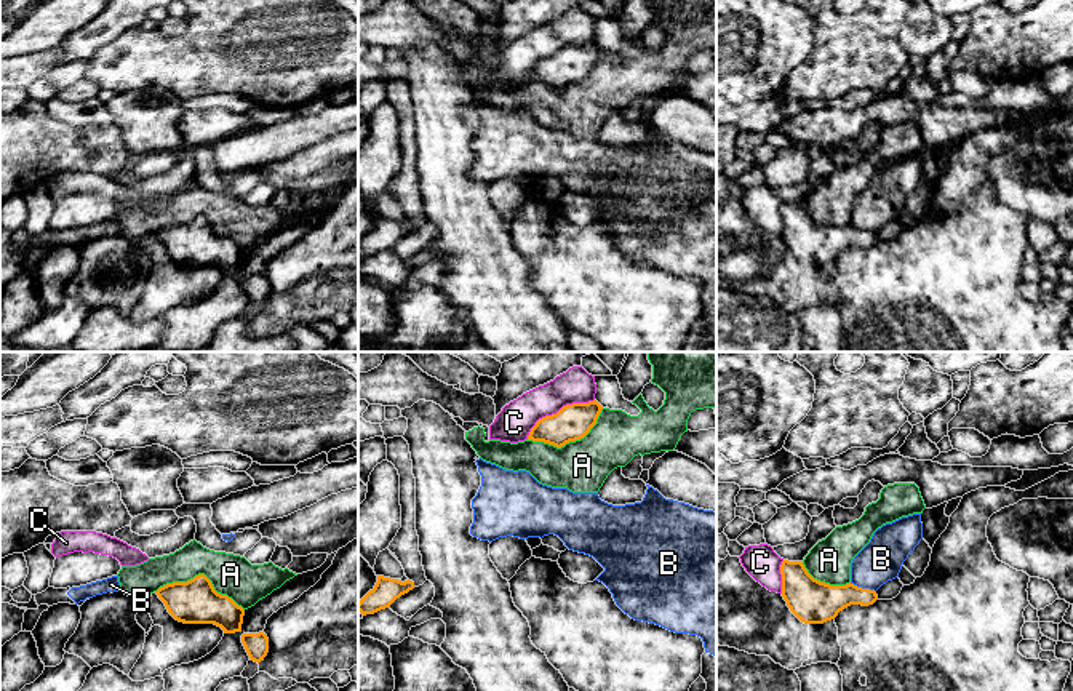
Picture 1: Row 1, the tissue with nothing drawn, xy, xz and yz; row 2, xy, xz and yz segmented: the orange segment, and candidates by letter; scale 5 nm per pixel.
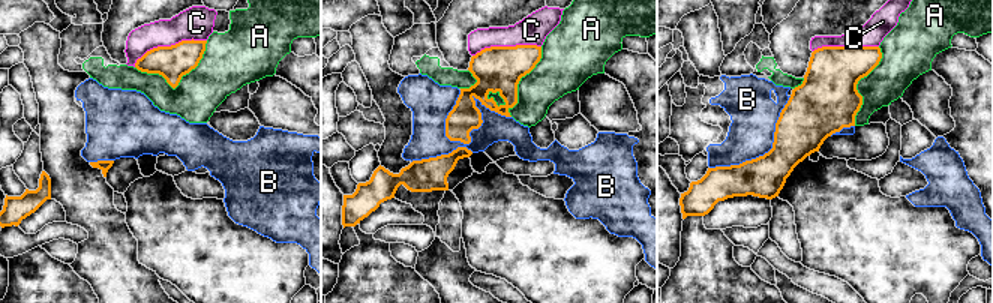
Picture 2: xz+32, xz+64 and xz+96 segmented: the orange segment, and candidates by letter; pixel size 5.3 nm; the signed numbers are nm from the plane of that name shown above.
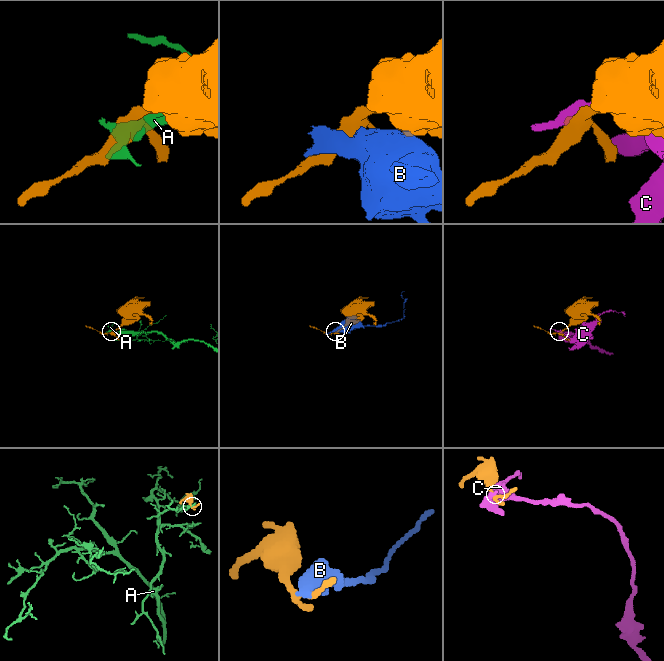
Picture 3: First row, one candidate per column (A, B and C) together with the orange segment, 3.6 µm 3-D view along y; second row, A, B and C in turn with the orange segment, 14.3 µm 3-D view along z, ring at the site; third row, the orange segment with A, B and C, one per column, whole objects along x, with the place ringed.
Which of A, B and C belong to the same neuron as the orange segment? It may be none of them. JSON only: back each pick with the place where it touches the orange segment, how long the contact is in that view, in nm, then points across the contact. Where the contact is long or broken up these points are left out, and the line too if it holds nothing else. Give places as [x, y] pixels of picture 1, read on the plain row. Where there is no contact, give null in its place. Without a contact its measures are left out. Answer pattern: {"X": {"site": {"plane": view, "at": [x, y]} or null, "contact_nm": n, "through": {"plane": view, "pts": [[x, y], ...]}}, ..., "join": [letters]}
{"join": []}

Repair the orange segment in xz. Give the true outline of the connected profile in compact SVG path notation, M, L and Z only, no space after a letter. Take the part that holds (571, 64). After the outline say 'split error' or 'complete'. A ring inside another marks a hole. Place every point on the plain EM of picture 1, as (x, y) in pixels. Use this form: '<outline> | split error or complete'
M596 42L566 46L556 56L539 61L528 82L561 90L569 83L584 80L596 66L601 51L603 48Z | complete

